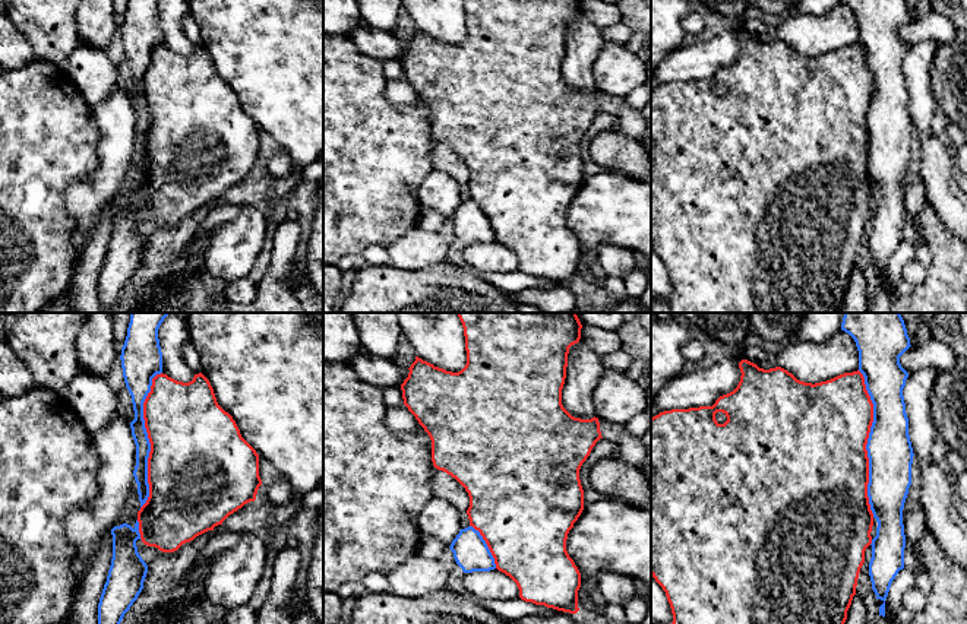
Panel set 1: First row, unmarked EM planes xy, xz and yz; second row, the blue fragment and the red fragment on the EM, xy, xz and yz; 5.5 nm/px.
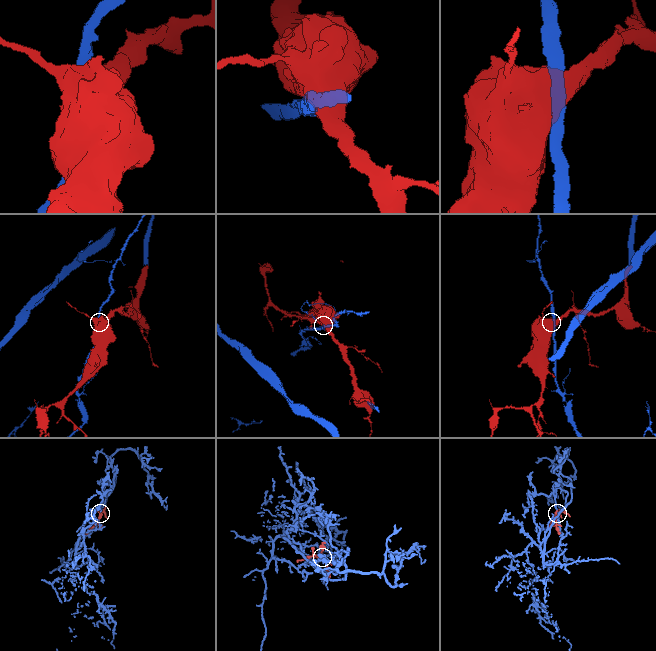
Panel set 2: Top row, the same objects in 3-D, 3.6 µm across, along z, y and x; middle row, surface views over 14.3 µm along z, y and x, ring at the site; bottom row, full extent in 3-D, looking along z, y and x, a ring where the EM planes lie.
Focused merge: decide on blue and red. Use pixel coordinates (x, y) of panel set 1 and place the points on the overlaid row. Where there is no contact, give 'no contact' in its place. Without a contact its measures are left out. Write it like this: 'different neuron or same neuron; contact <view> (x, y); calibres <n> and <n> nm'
same neuron; contact yz (868, 443); calibres 240 and 480 nm

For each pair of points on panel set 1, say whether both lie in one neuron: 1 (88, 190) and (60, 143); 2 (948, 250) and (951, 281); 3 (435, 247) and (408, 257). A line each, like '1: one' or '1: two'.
1: two
2: one
3: one

